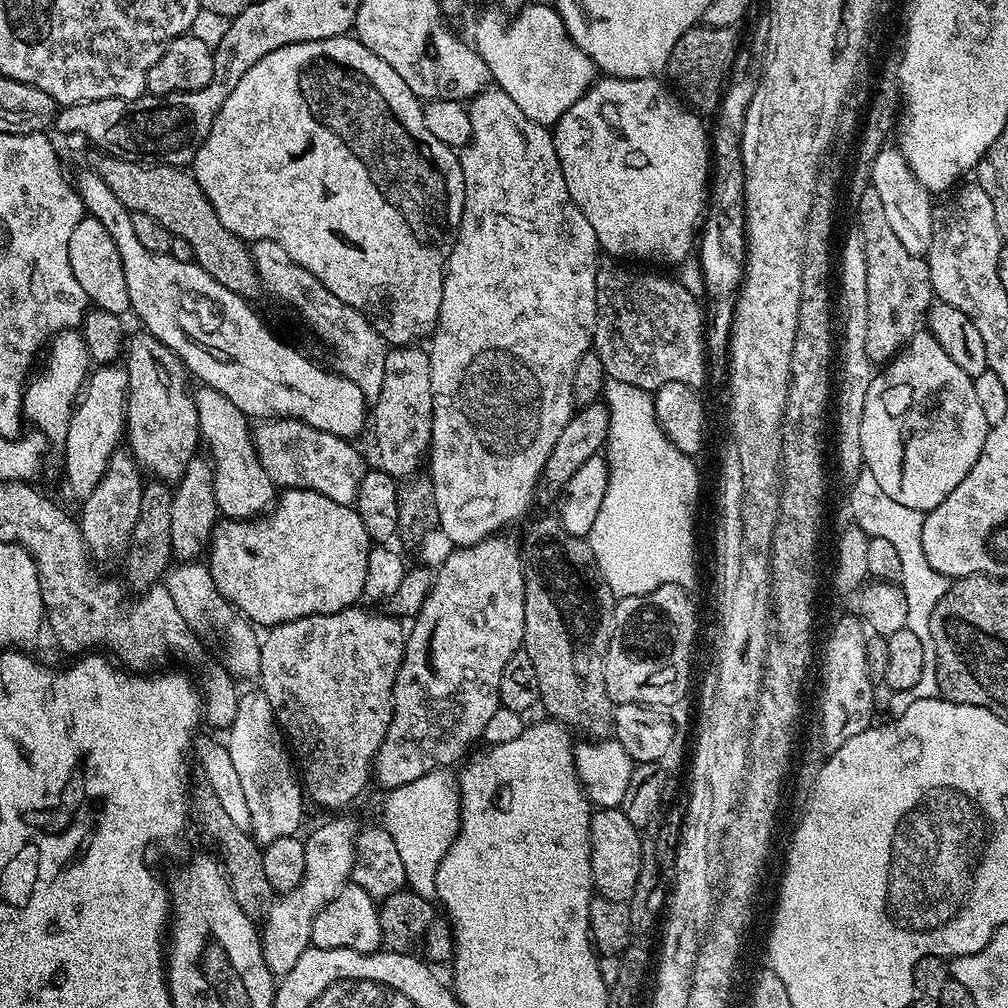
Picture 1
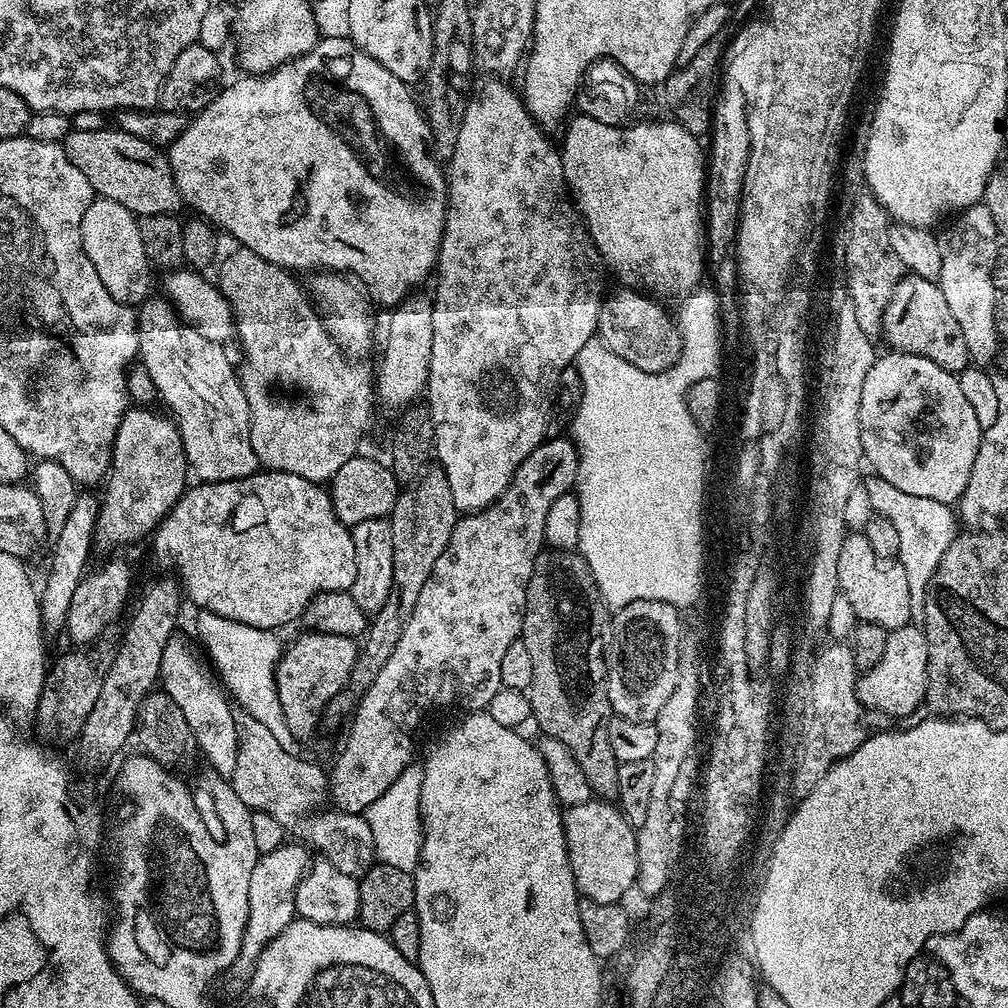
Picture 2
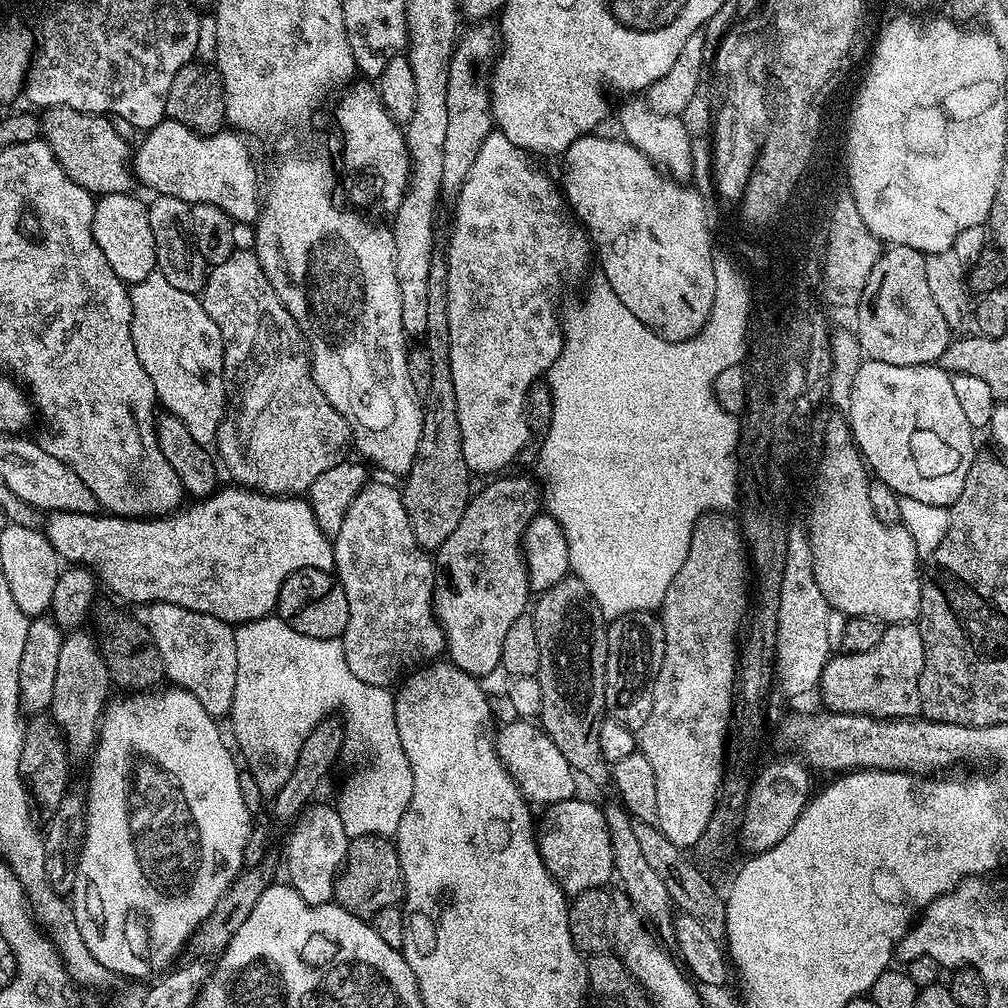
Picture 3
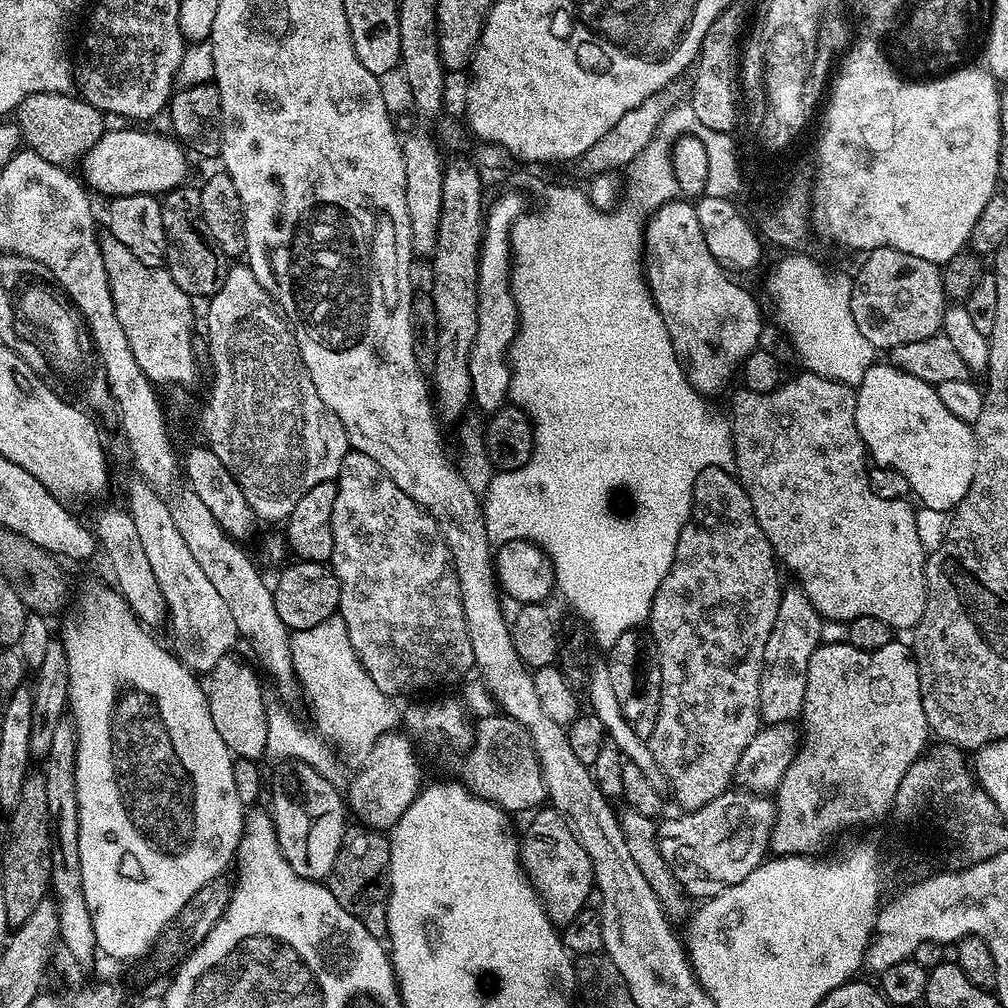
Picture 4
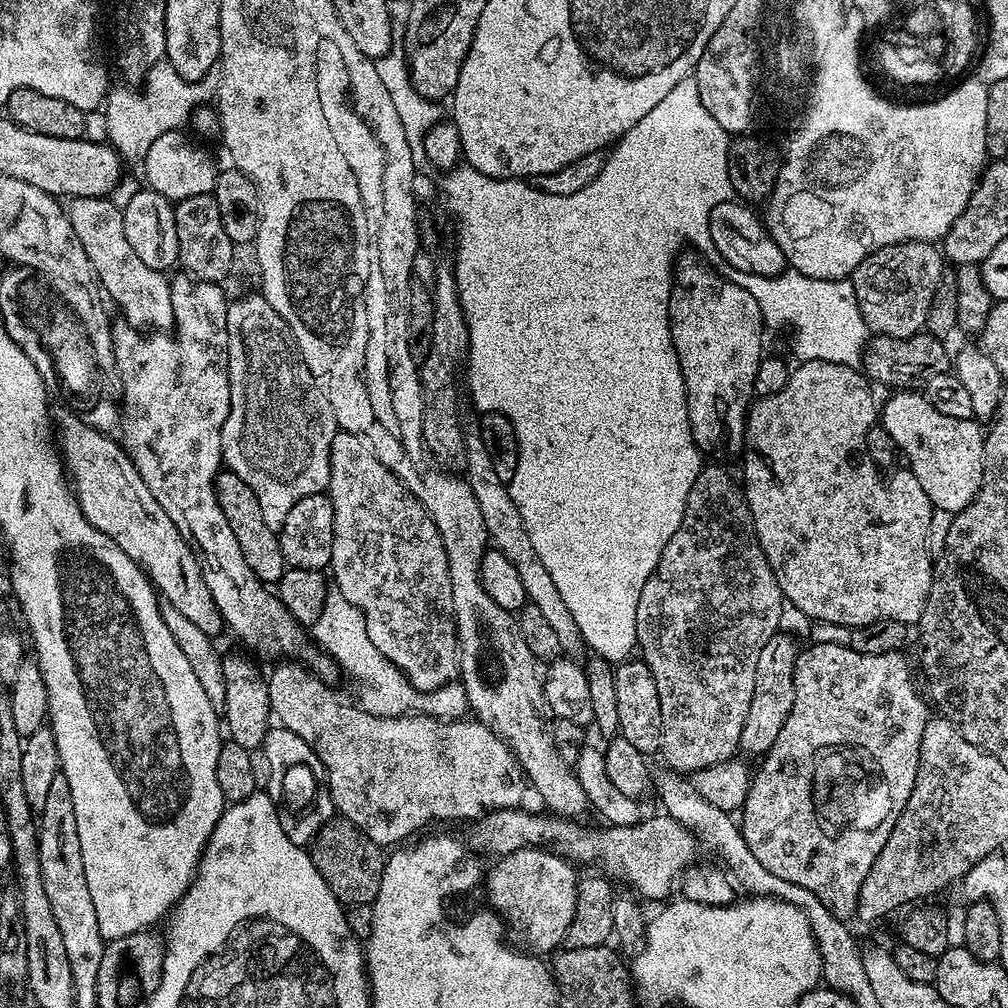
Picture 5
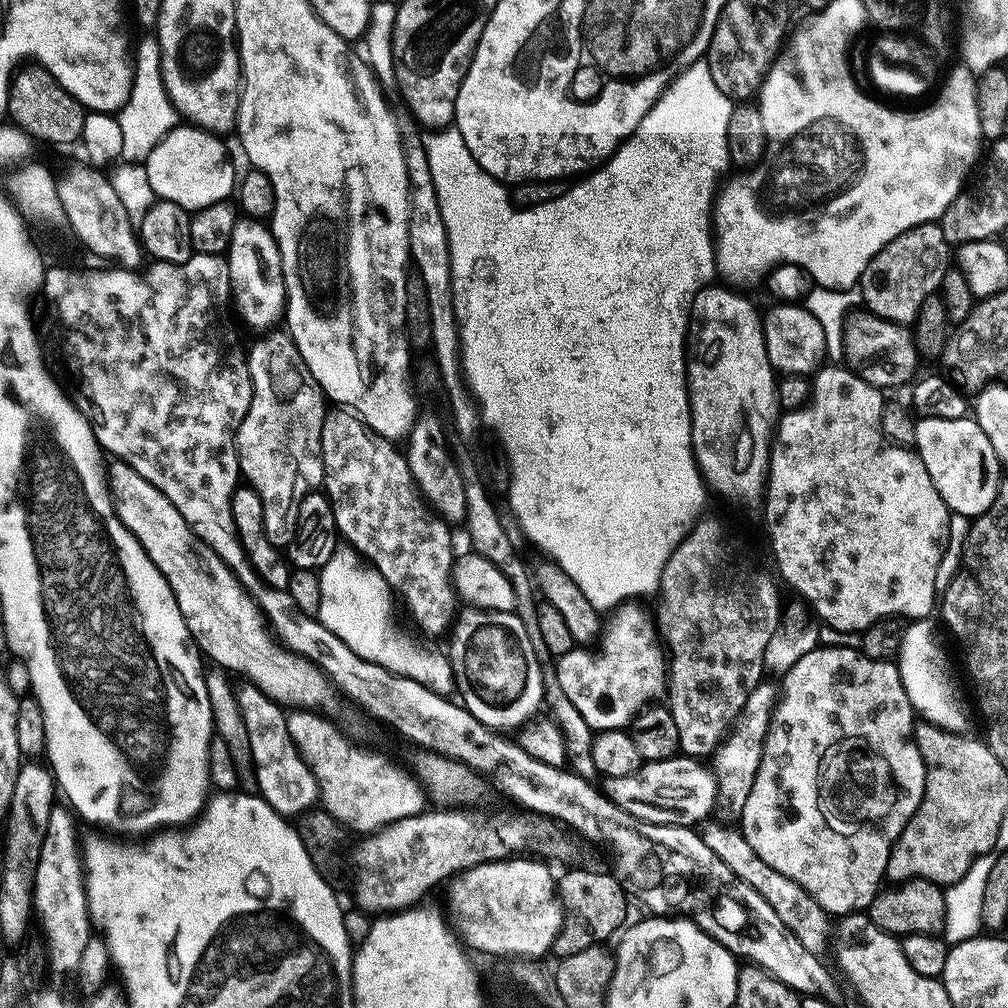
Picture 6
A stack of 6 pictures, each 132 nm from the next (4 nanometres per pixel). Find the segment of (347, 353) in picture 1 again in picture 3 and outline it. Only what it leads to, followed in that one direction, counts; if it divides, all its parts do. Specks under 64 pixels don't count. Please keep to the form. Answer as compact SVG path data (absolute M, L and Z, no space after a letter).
M235 250L226 262L211 266L202 289L202 299L206 314L214 318L224 339L224 385L228 391L228 402L224 421L214 441L223 471L225 468L239 487L252 488L268 496L307 493L318 474L330 470L330 466L339 464L349 455L353 438L352 429L342 414L330 406L314 382L304 331L298 322L294 322L290 310L286 310L274 286L270 286L270 278L266 278L252 250Z

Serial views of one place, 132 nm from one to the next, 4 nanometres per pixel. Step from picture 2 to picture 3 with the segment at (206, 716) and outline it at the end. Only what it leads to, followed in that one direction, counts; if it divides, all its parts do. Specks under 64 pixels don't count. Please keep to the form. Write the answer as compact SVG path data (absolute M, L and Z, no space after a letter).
M156 603L147 609L146 627L163 660L165 677L198 698L206 712L217 718L231 711L234 682L237 681L235 629L212 615L186 610L174 603Z

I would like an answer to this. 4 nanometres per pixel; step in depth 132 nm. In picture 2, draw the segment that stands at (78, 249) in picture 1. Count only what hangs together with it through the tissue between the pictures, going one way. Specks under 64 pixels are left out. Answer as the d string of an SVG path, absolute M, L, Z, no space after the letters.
M93 198L90 206L86 206L86 214L82 214L80 233L82 250L86 250L86 258L94 262L94 270L98 270L98 278L102 278L102 286L106 286L110 298L133 306L149 299L154 269L142 247L142 230L134 213L113 200Z

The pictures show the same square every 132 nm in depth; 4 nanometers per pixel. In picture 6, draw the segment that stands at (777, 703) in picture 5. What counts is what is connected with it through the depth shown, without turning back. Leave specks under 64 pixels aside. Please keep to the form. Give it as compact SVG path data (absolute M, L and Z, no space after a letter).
M761 682L746 698L746 706L742 706L740 713L732 722L725 737L717 745L710 756L712 777L716 779L715 811L724 822L739 821L742 806L746 806L746 798L750 798L750 786L754 786L754 778L758 774L758 762L762 760L762 746L766 740L766 730L772 717L772 707L776 704L778 695L777 685Z

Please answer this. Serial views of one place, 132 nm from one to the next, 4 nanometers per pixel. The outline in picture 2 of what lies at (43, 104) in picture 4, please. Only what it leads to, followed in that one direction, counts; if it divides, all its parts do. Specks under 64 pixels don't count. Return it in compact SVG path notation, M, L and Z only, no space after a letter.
M119 127L112 128L80 128L69 131L62 141L66 158L82 174L86 174L86 182L90 182L93 193L105 200L113 200L121 206L126 206L138 218L153 216L154 214L176 214L182 208L180 191L172 177L172 168L168 164L168 157L157 145L146 142L142 138L134 138L134 134L121 132Z

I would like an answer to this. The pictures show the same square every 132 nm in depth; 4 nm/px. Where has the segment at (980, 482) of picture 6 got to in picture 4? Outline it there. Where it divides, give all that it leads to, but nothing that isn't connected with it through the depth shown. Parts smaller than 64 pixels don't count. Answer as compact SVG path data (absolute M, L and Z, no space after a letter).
M876 362L866 370L855 393L856 425L867 455L879 467L897 468L906 478L911 495L916 495L923 507L945 504L949 510L955 509L974 478L973 425L954 418L933 385L898 370L890 362Z

